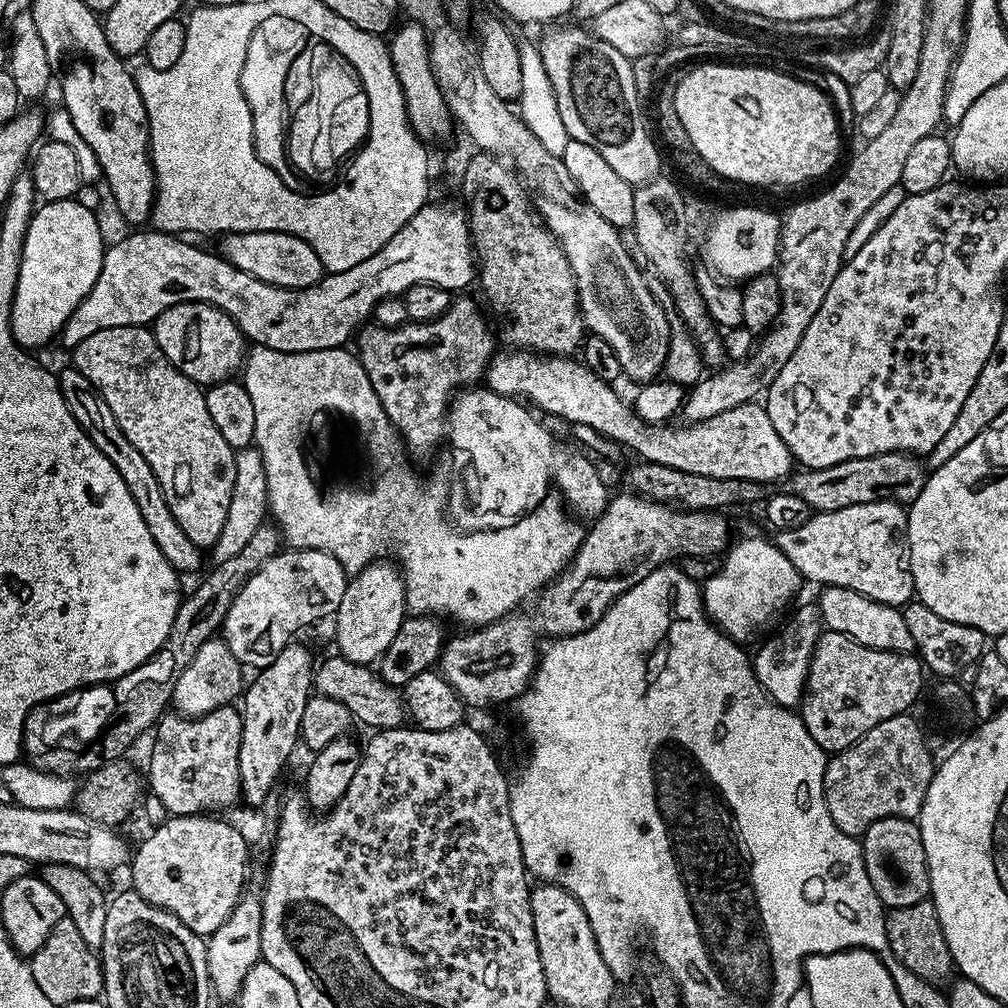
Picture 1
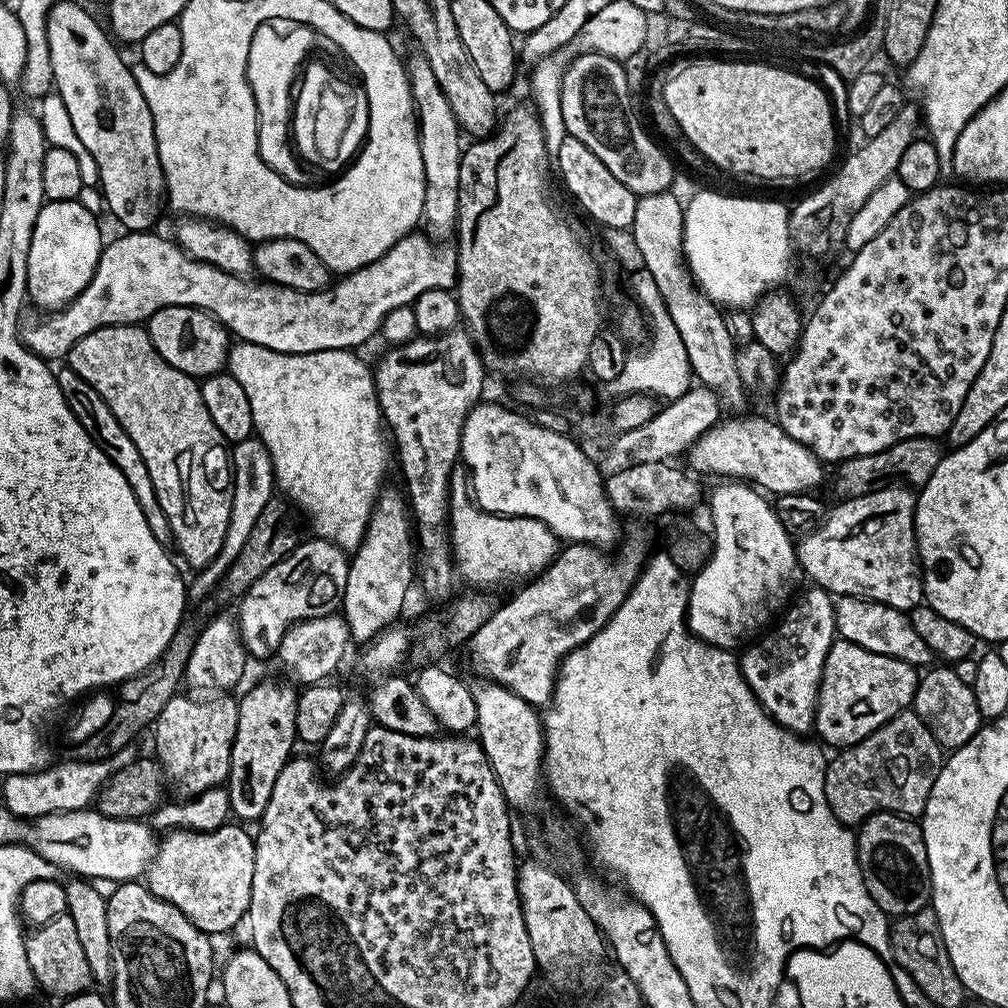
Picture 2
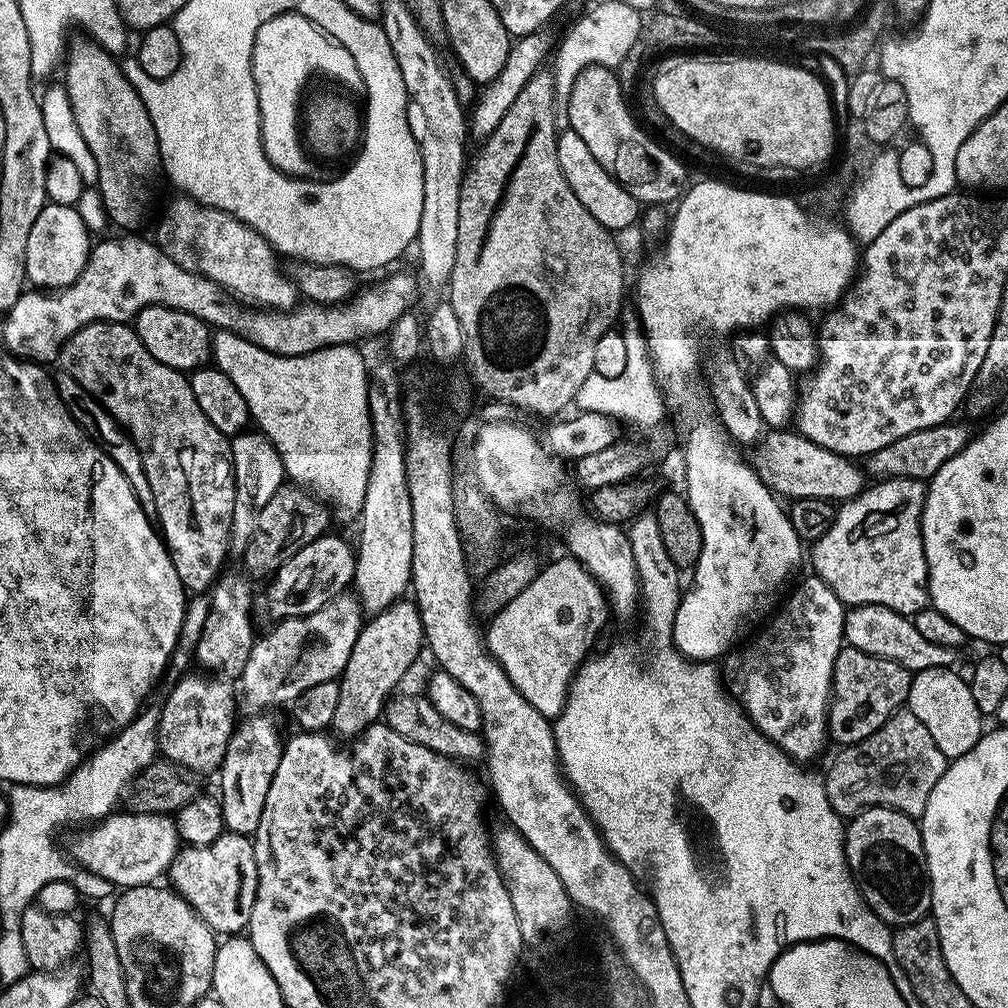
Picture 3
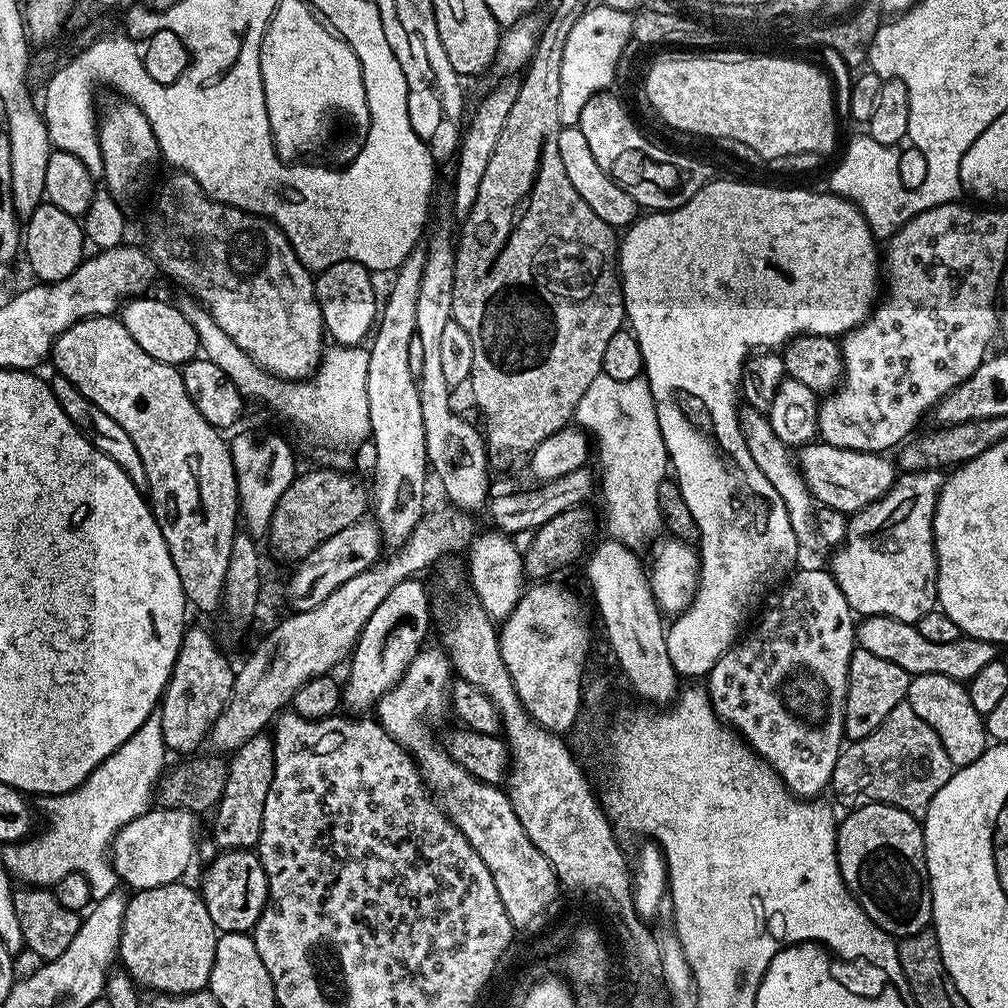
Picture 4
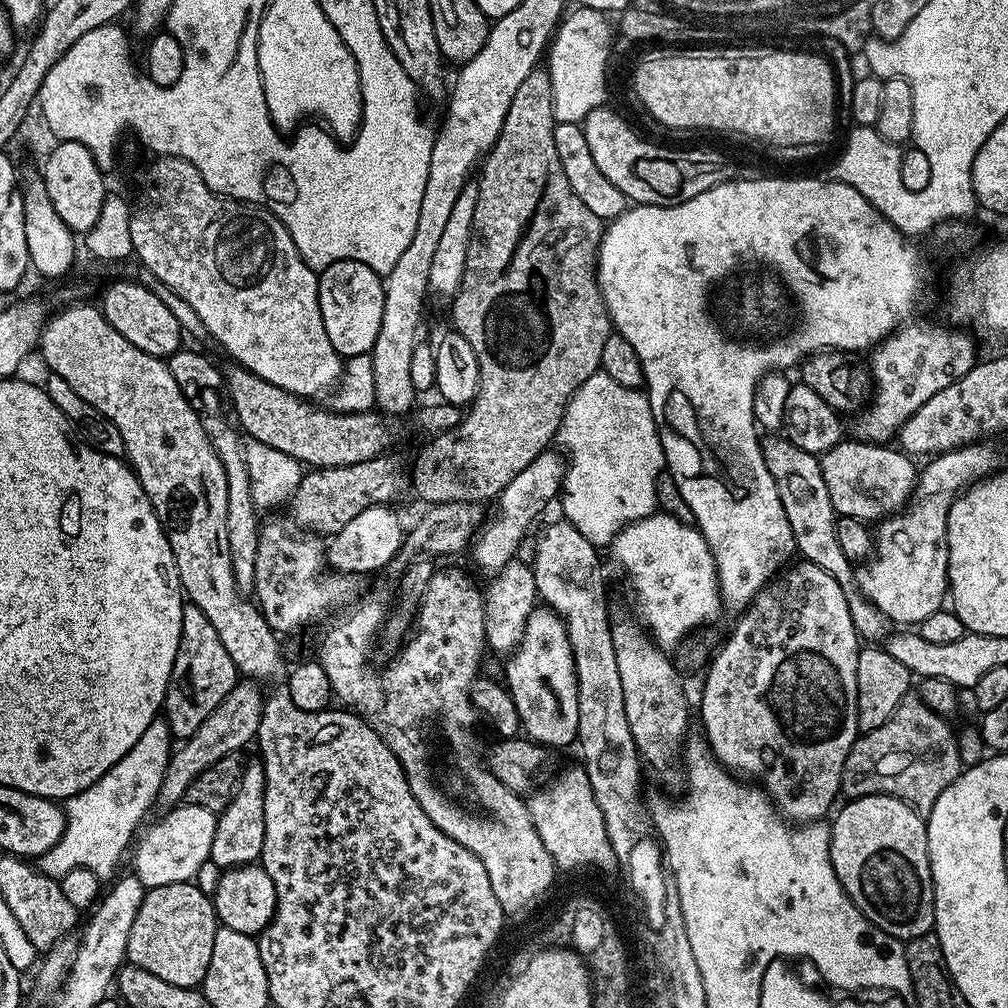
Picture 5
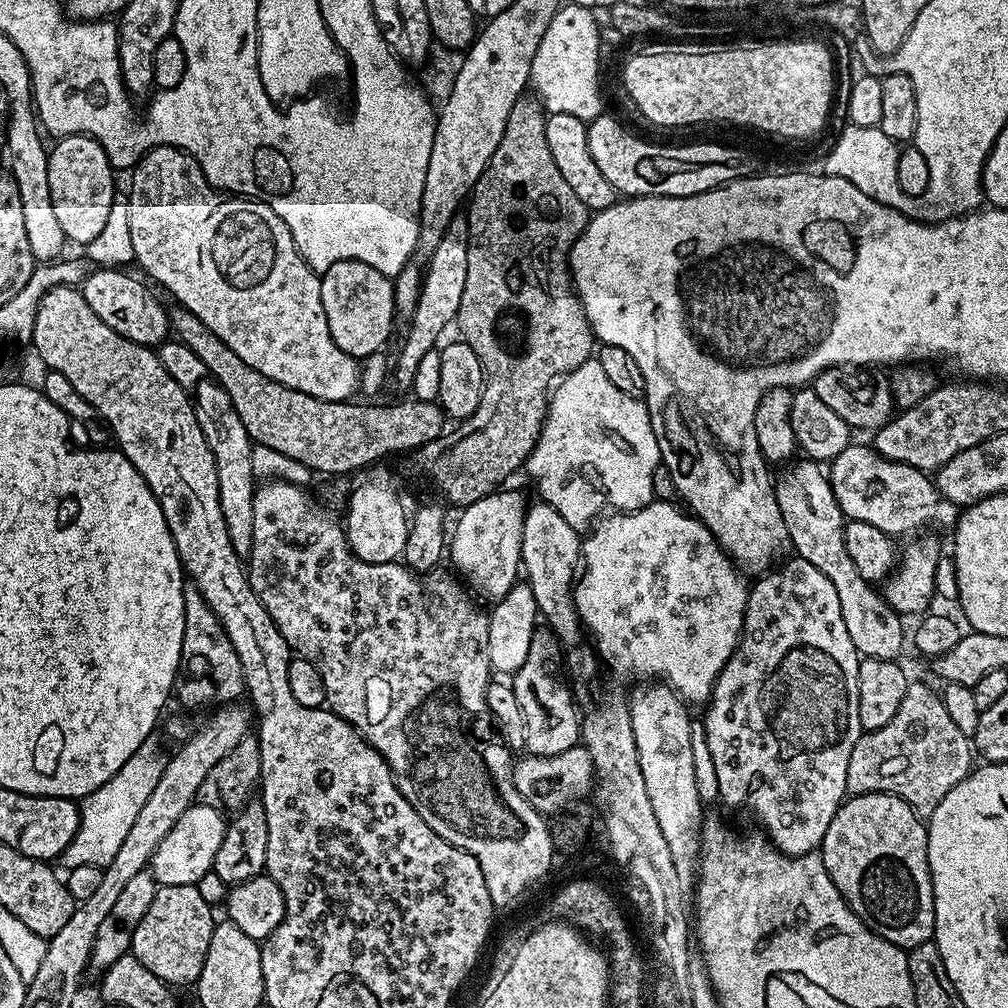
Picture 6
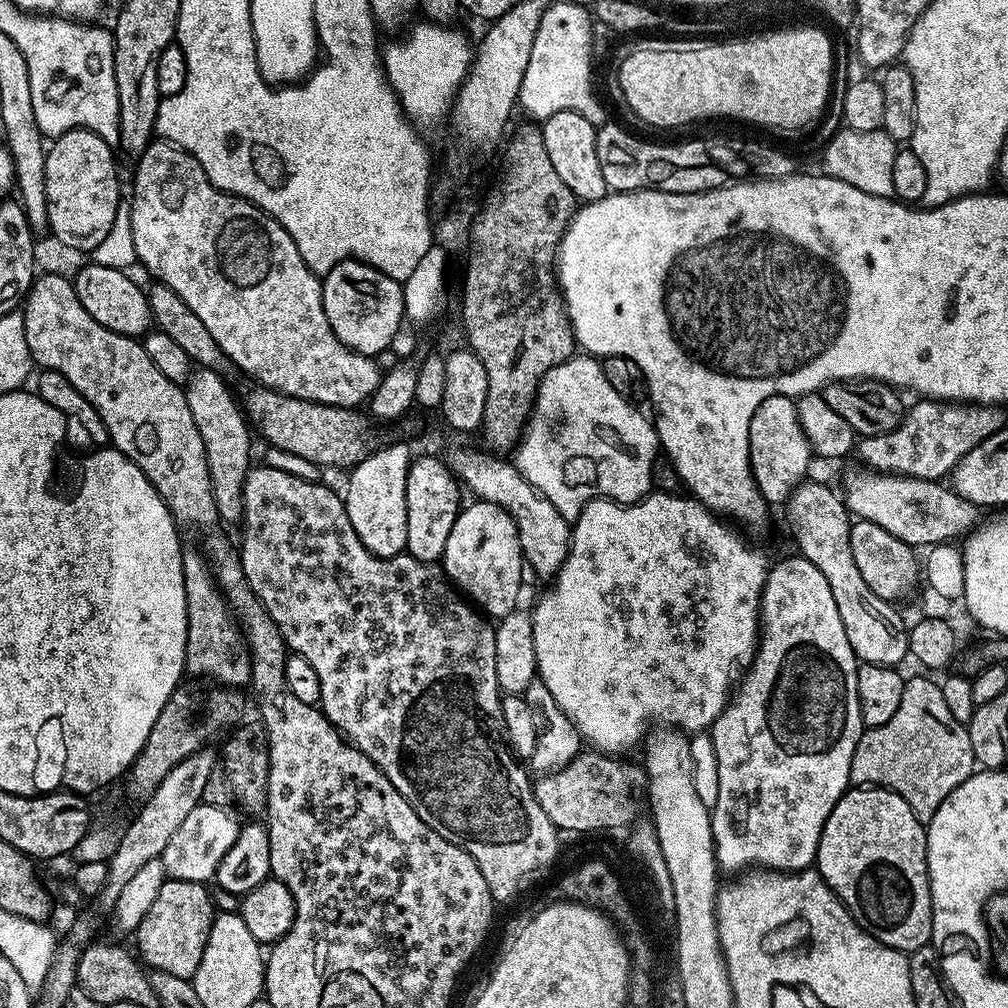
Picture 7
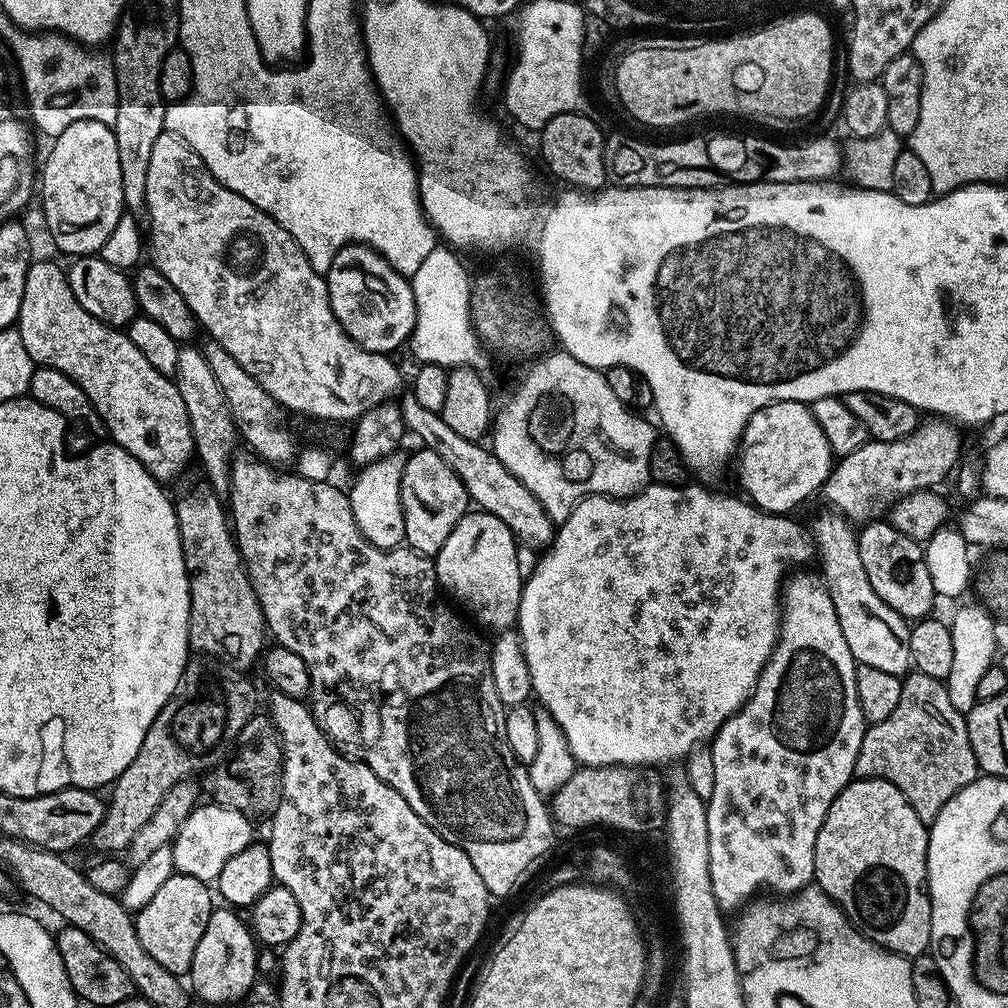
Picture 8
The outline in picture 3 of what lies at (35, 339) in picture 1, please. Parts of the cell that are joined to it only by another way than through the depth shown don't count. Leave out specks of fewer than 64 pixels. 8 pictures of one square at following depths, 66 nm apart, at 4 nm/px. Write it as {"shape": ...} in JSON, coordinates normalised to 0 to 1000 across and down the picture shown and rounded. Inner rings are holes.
{"shape":[[[49,200],[42,212],[38,212],[30,227],[30,240],[26,240],[27,281],[40,288],[69,284],[81,272],[92,245],[92,235],[81,216],[75,213],[74,205]]]}

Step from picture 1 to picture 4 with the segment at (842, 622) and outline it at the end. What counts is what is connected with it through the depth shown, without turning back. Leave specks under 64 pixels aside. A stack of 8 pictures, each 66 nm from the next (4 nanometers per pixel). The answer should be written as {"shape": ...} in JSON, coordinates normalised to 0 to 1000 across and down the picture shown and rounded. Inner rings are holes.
{"shape":[[[859,611],[850,618],[849,639],[863,645],[870,653],[879,653],[887,661],[895,661],[902,672],[915,669],[937,669],[953,677],[959,677],[974,665],[983,655],[989,654],[989,640],[980,635],[967,635],[965,631],[953,630],[946,637],[923,637],[916,629],[911,629],[909,620],[891,617],[882,611]]]}

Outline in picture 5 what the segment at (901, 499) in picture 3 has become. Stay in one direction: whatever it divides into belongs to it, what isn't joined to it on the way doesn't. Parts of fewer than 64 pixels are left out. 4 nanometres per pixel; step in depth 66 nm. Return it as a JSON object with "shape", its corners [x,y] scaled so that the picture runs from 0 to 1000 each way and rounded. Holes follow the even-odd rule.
{"shape":[[[984,438],[955,440],[941,448],[924,453],[918,464],[912,465],[909,481],[900,500],[885,511],[878,512],[867,524],[867,547],[860,558],[847,567],[847,579],[852,590],[859,592],[867,602],[875,605],[889,621],[912,621],[915,613],[934,606],[940,591],[940,504],[956,485],[969,480],[984,469],[993,467],[996,452]]]}

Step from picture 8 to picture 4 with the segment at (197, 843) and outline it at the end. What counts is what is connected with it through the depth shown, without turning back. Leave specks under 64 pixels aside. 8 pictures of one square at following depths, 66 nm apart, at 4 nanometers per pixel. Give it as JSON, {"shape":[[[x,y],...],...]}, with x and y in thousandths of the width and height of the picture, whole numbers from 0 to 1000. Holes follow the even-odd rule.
{"shape":[[[151,800],[147,806],[121,819],[109,842],[110,857],[115,862],[118,872],[123,877],[127,876],[128,882],[131,883],[176,876],[182,870],[179,868],[189,859],[190,848],[194,845],[194,813],[195,811],[185,804]]]}

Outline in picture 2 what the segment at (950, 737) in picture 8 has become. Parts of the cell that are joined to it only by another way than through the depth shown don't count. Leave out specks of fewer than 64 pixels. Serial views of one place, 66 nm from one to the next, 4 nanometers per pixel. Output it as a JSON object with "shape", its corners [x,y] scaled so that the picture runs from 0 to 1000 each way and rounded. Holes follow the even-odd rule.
{"shape":[[[898,704],[892,706],[887,712],[883,712],[883,716],[879,716],[875,720],[871,720],[871,724],[867,724],[867,728],[863,728],[859,732],[855,732],[855,736],[844,738],[841,742],[832,743],[828,747],[829,751],[820,755],[817,764],[817,787],[819,788],[819,796],[823,800],[823,804],[836,817],[842,819],[852,819],[857,816],[861,811],[866,810],[868,806],[887,806],[894,810],[902,812],[913,812],[917,809],[917,801],[923,792],[923,784],[927,784],[927,776],[933,767],[933,760],[935,757],[935,741],[932,736],[928,734],[927,728],[921,723],[915,711],[911,710],[905,704]]]}

